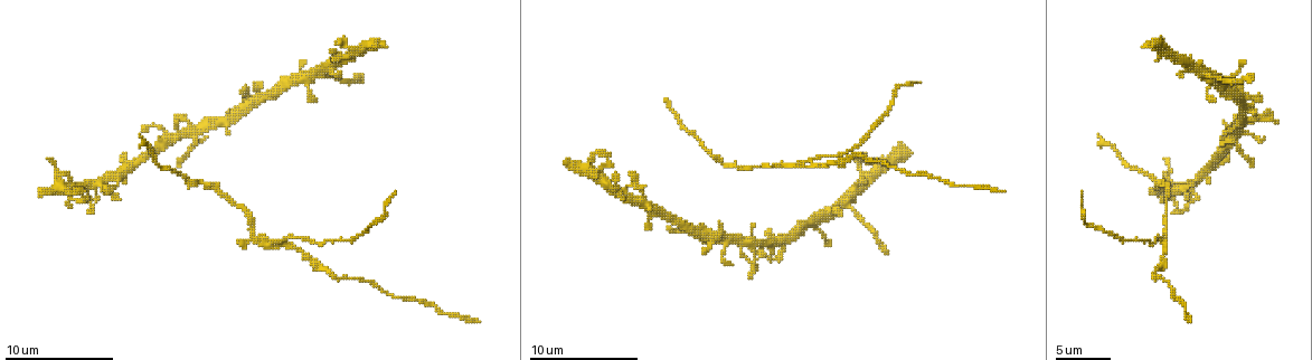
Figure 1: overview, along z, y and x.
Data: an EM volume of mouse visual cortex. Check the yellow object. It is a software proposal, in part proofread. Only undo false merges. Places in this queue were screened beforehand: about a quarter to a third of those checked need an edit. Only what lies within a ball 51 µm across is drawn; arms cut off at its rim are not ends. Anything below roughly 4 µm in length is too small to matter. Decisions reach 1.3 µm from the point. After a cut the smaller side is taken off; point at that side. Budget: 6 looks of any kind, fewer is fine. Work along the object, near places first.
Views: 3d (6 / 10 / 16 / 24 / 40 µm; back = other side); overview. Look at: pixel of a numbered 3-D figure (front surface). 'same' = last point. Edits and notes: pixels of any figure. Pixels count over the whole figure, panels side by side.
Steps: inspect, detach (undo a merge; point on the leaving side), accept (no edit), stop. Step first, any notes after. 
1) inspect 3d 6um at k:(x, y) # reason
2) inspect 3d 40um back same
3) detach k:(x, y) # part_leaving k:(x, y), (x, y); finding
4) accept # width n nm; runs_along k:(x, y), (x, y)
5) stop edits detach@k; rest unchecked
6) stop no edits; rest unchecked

inspect 3d 10um at 1:(197, 141)

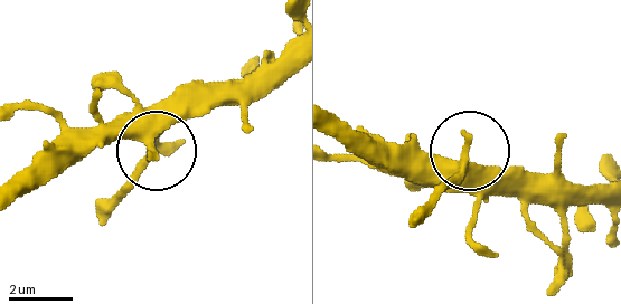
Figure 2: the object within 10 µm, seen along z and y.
inspect 3d 10um back at 2:(152, 146)

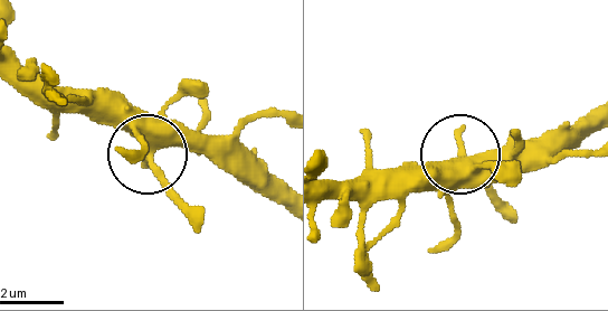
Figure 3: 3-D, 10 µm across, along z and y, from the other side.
accept # width 380 nm; one neuron here

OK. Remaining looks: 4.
inspect 3d 16um at 1:(732, 166)

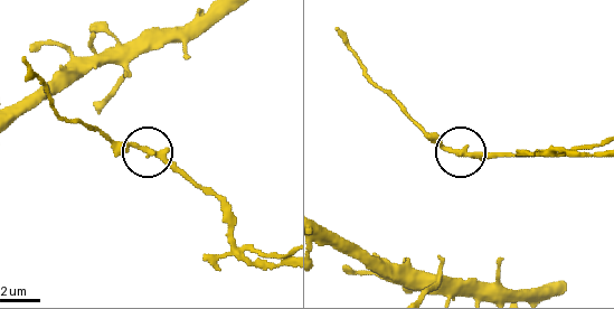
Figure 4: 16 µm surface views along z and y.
detach 4:(133, 144) # a second neuron is stuck on

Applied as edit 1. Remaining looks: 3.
inspect overview

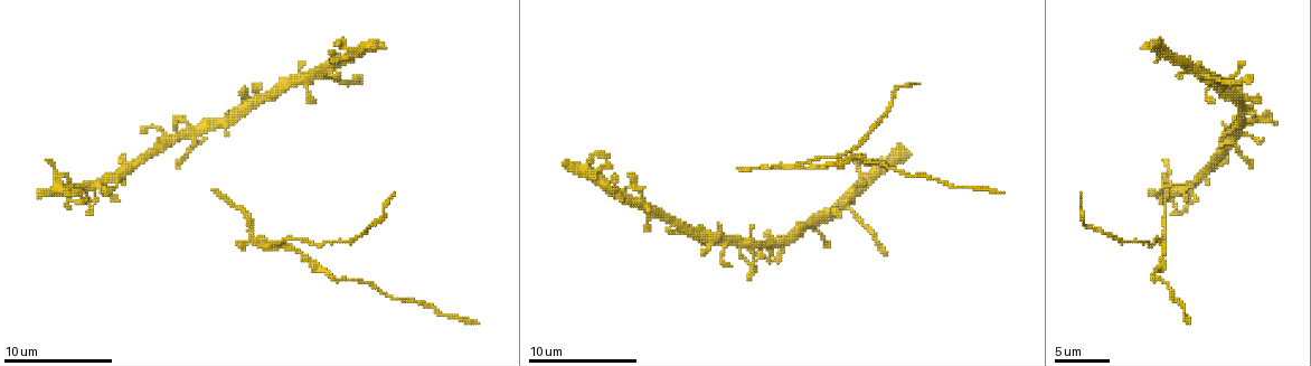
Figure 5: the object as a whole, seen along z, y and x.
inspect 3d 10um at 5:(848, 206) # four-way junction

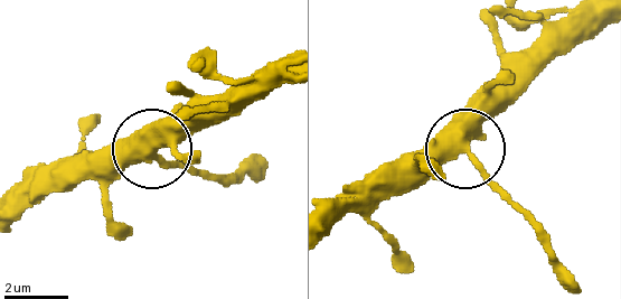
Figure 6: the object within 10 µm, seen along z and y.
inspect 3d 6um at 6:(463, 144) # zoom in

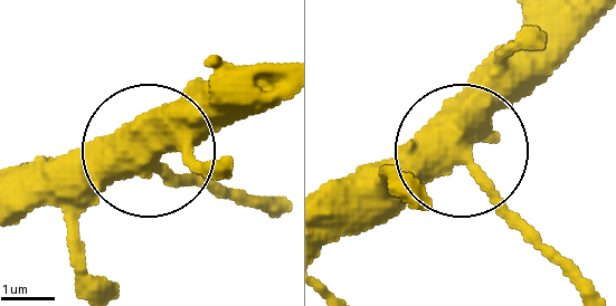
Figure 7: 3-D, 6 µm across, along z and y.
accept # width 470 nm; continuous, no second neuron

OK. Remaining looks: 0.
stop edits detach@4; rest unchecked

